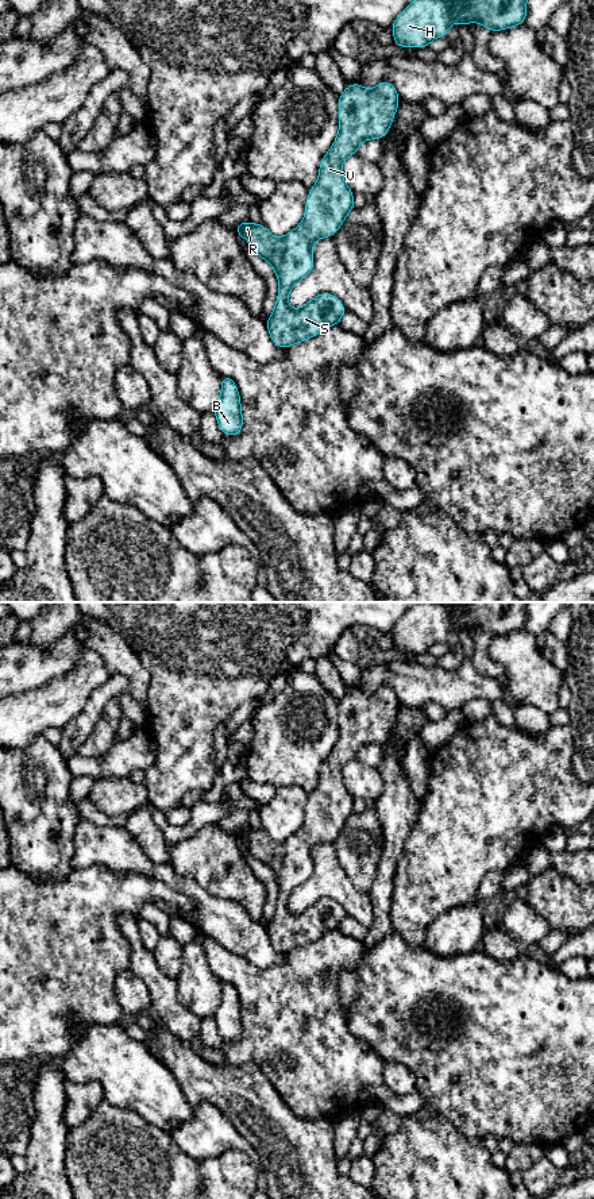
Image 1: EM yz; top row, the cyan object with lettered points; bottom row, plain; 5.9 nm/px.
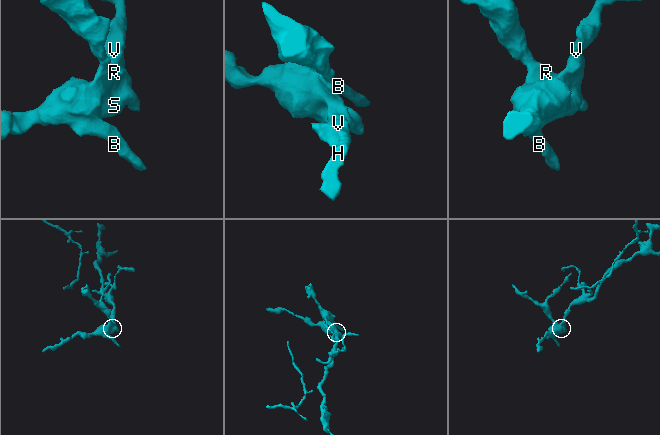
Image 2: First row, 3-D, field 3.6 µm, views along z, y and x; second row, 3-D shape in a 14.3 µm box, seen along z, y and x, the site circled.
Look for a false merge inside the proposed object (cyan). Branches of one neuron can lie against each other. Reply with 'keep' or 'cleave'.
keep

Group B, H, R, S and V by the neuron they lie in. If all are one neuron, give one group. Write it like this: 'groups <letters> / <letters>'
groups B H R S V

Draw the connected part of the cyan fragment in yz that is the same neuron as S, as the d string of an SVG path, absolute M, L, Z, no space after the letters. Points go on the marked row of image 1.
M381 81L371 90L360 84L350 84L339 95L339 134L320 163L316 185L309 189L302 223L284 238L273 236L262 224L244 221L235 225L239 239L247 238L251 250L269 262L278 277L279 288L275 308L265 321L273 343L278 347L288 348L319 335L327 327L339 325L343 313L347 312L343 302L331 293L316 296L300 309L288 305L288 296L292 288L306 277L315 266L313 243L325 236L333 236L346 216L354 209L354 193L342 177L342 163L346 158L358 153L363 140L382 139L389 132L398 103L400 97L392 82Z

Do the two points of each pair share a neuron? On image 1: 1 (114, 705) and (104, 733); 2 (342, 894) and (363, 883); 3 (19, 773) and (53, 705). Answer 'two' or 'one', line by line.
1: one
2: two
3: two

